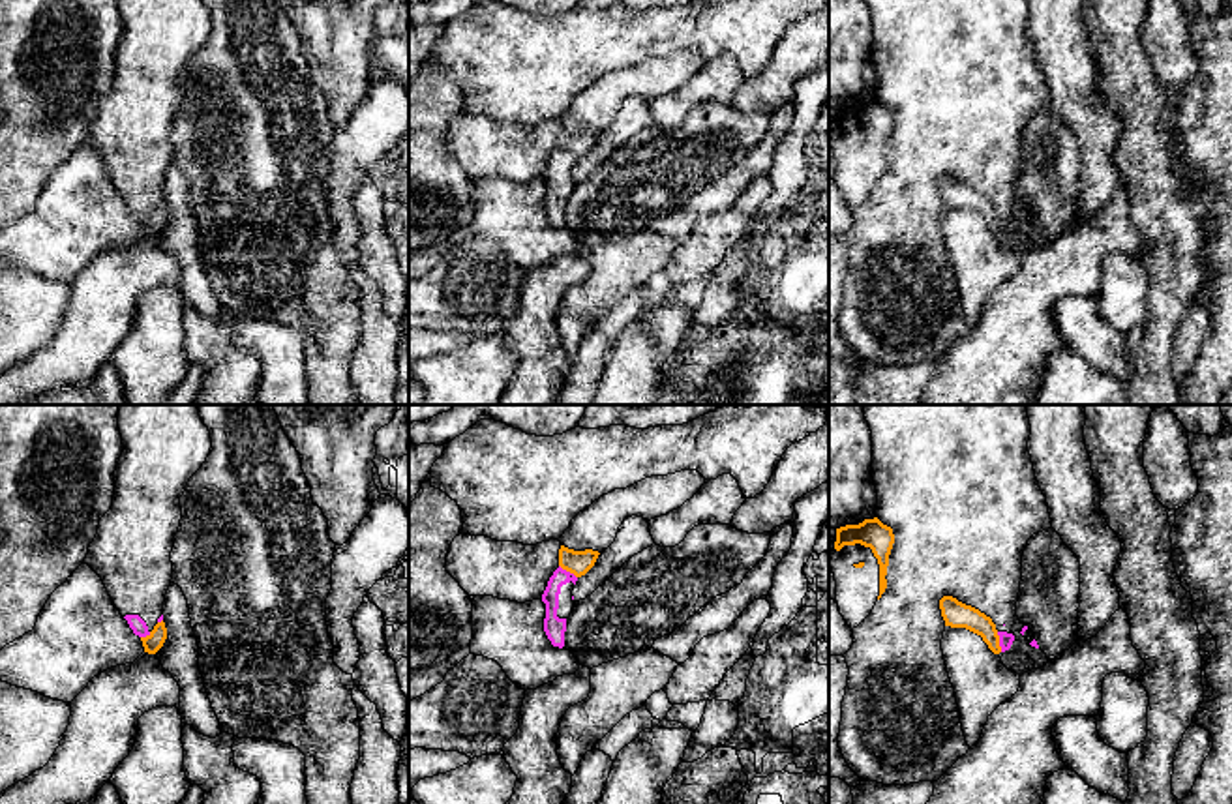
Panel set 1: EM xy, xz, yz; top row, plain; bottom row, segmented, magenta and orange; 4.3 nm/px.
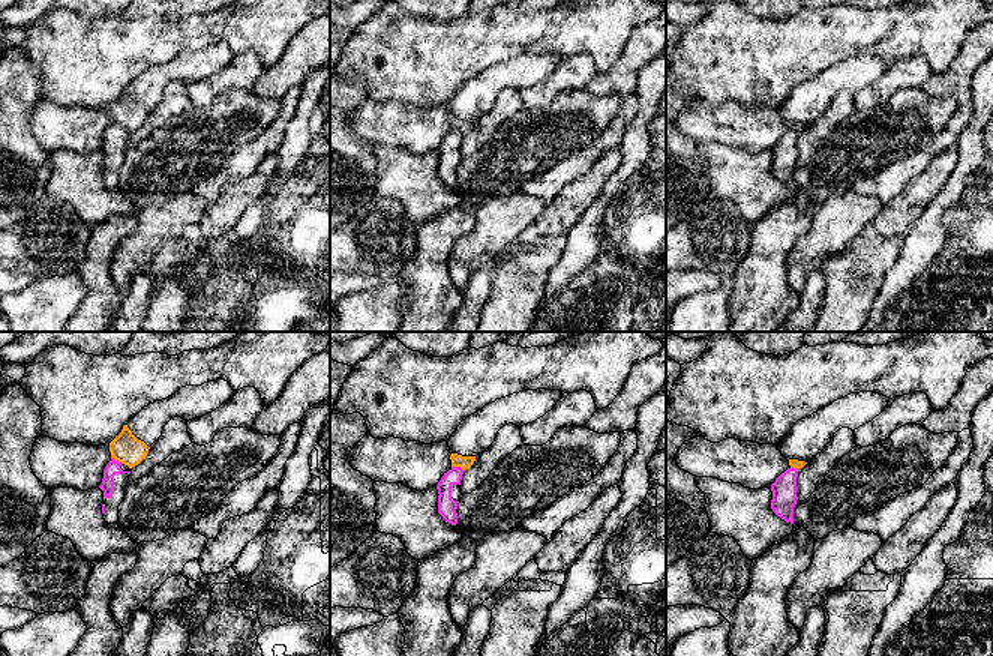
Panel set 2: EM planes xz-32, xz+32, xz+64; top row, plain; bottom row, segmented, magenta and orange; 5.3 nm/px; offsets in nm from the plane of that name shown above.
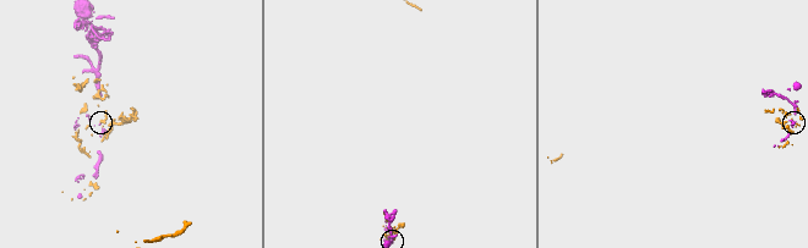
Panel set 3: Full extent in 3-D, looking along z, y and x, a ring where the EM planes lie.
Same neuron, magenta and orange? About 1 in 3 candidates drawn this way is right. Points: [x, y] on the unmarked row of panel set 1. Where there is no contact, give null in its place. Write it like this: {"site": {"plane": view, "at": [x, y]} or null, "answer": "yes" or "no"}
{"site": {"plane": "yz", "at": [1000, 222]}, "answer": "no"}

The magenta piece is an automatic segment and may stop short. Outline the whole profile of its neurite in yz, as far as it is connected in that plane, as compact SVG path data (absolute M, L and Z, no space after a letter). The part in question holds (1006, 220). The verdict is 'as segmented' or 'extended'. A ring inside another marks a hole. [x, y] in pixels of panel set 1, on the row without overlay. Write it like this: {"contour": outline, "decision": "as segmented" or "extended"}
{"contour": "M866 0L872 11L872 58L878 71L876 97L893 109L887 169L872 193L853 208L853 225L844 234L849 247L838 328L863 362L909 365L938 362L968 334L960 292L943 240L945 201L939 180L953 176L992 199L1001 232L1014 212L1039 229L1033 212L1016 197L1022 135L1028 120L1052 109L1046 77L1035 58L1028 21L1029 0Z", "decision": "extended"}

